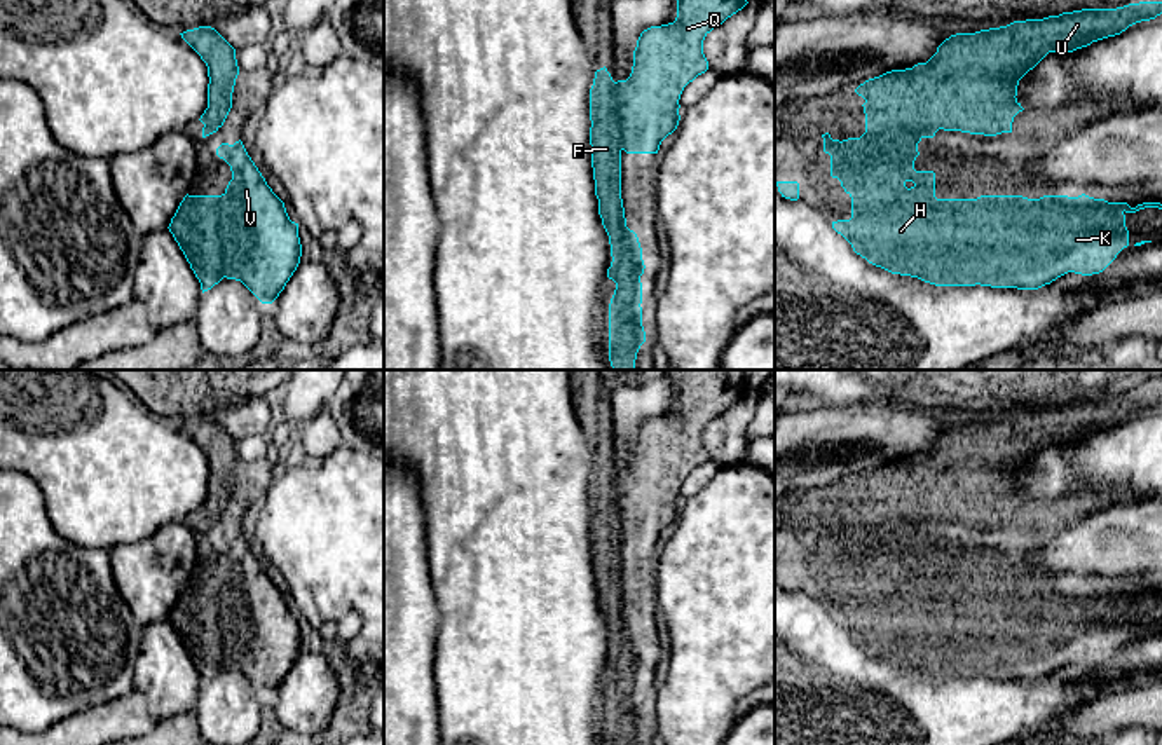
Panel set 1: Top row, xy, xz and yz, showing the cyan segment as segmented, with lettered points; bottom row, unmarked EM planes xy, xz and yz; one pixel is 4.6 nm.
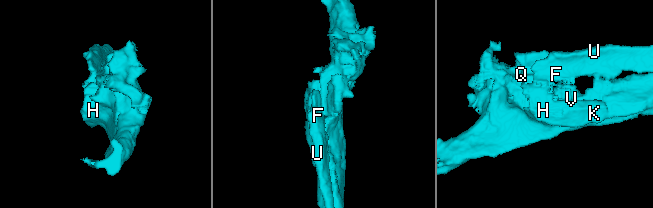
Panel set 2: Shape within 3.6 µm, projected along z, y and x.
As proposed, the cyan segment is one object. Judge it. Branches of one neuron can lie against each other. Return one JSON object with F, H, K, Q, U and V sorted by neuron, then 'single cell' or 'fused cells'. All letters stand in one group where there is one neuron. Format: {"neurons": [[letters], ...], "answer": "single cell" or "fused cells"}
{"neurons": [["F", "U"], ["H", "K", "Q", "V"]], "answer": "fused cells"}

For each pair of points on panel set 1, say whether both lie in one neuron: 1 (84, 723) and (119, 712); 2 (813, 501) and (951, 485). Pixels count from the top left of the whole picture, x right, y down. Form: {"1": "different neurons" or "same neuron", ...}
{"1": "same neuron", "2": "same neuron"}

